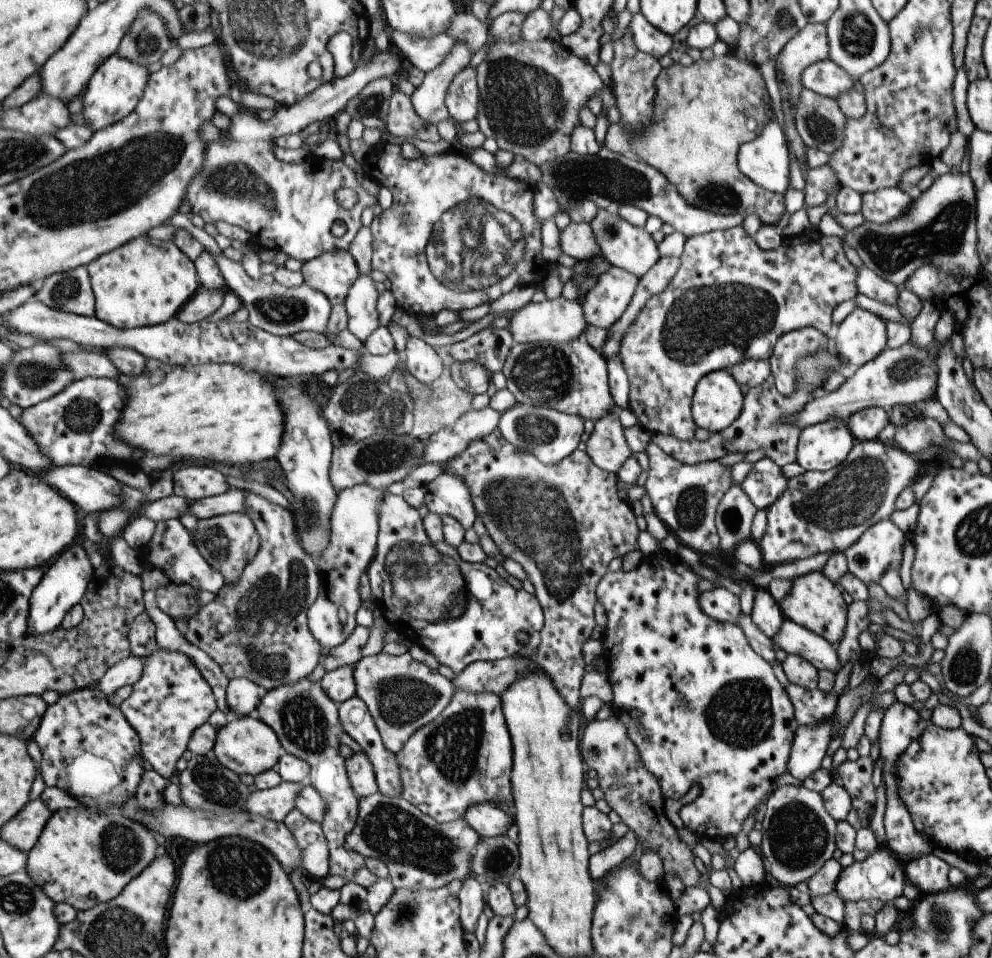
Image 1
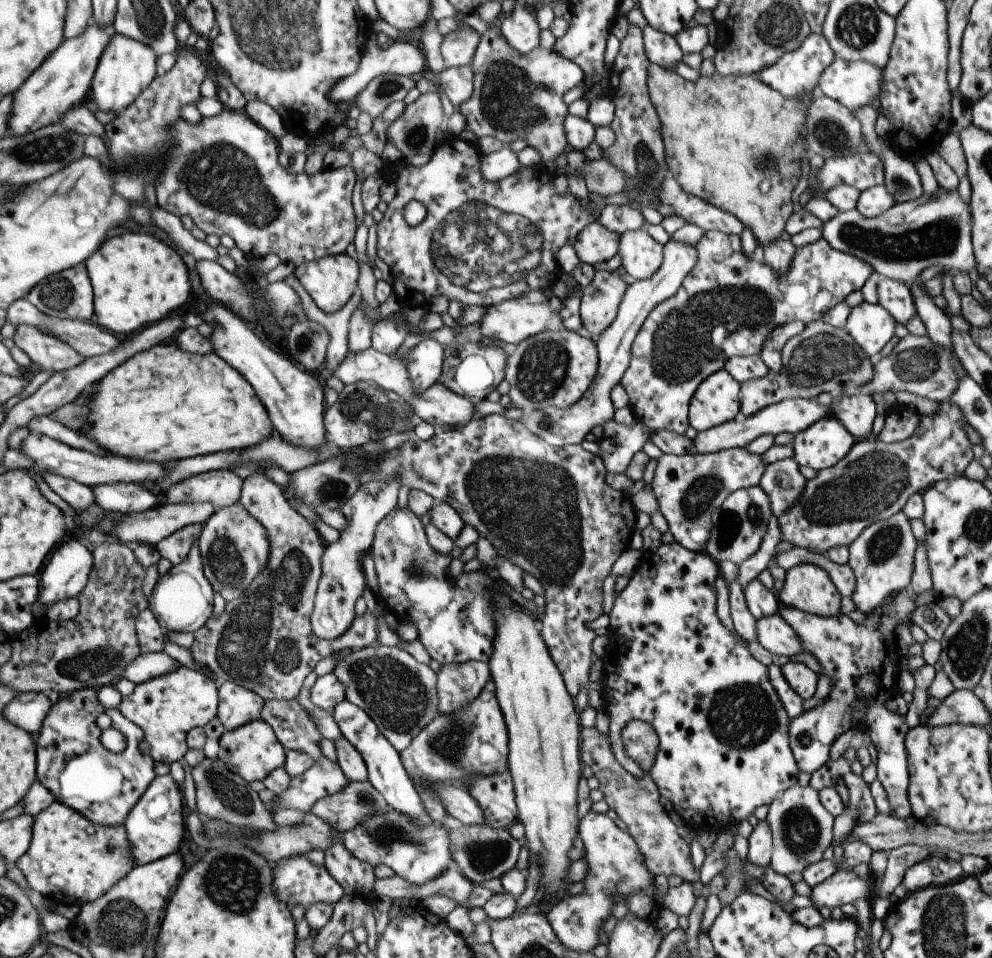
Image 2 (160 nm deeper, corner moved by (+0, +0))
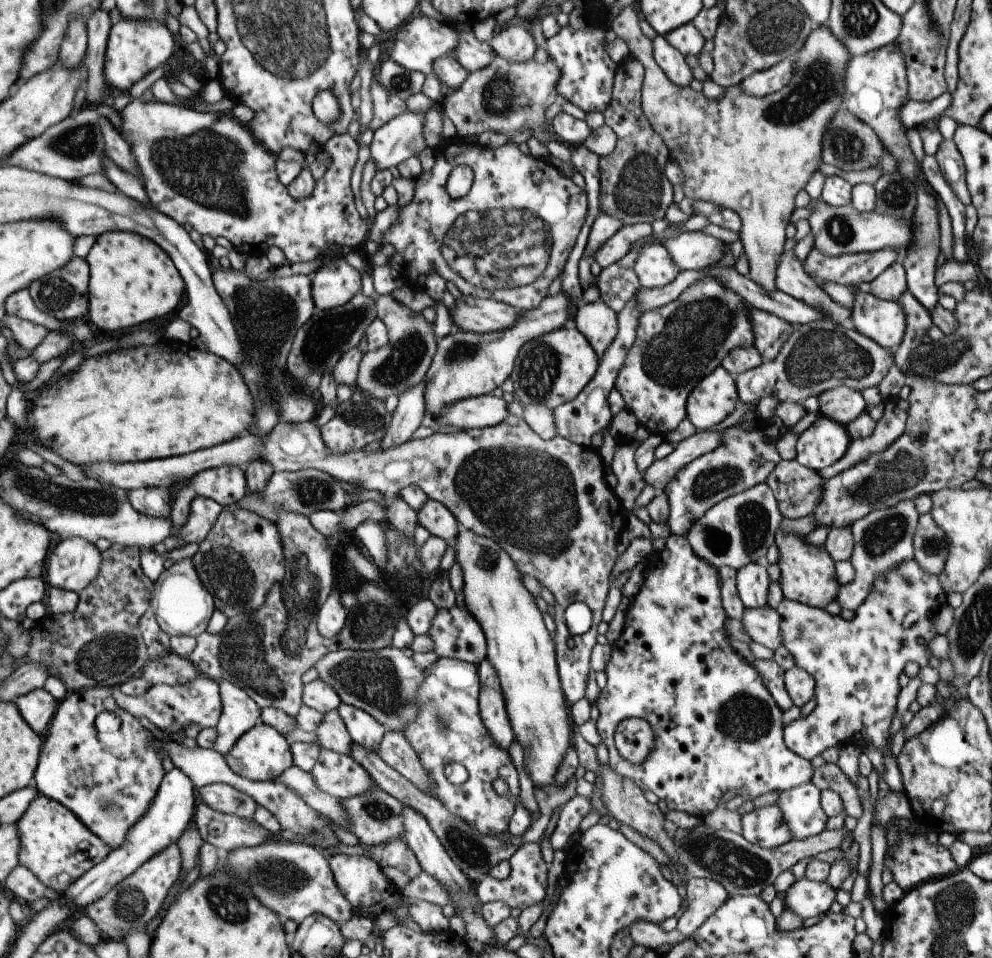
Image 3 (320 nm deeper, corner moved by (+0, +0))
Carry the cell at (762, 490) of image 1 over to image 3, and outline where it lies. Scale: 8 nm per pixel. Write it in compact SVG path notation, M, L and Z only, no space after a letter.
M781 459L764 483L771 489L783 518L798 519L814 512L824 482L818 471L801 466L795 459Z

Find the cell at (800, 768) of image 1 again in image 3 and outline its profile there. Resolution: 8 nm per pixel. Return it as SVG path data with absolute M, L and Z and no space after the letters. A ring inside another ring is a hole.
M910 559L893 565L872 580L872 588L865 600L854 610L851 620L843 620L839 615L828 614L824 609L783 598L776 607L779 617L778 630L782 645L793 659L794 666L803 669L814 680L815 706L804 719L795 719L782 730L784 745L797 756L810 761L825 748L845 743L849 736L849 726L855 726L853 732L864 733L875 749L883 753L884 782L889 791L903 792L900 772L895 759L890 755L890 741L887 741L891 718L896 712L897 695L900 688L897 676L901 674L907 662L915 662L919 667L927 665L932 654L927 644L938 632L934 616L941 606L946 604L946 592L939 584L938 576L925 572L916 560ZM915 612L915 620L905 622L905 614Z

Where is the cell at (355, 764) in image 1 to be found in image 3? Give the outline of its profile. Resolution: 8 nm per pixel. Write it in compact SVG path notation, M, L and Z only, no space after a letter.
M337 709L325 711L313 732L321 748L350 756L352 740Z

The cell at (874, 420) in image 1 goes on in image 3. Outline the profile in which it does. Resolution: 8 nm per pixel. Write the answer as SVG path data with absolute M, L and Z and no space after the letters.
M846 386L830 388L816 397L818 414L843 426L866 410L861 393Z

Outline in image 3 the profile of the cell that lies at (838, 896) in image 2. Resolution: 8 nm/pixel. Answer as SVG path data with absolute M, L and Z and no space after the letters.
M805 877L794 882L784 891L785 909L789 909L800 919L825 914L835 893L825 882L810 881Z

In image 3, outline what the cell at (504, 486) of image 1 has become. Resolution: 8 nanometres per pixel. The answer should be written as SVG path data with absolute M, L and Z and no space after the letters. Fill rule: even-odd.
M508 414L492 427L465 429L448 434L419 433L409 441L384 451L359 450L339 454L333 453L324 445L311 420L300 423L278 422L270 434L264 437L252 435L245 430L243 434L227 442L178 457L132 463L93 463L80 468L88 479L129 491L143 487L167 489L175 481L189 480L202 470L221 465L237 465L244 472L246 464L253 459L267 461L272 466L273 473L299 469L320 470L352 486L378 490L384 495L387 504L391 503L404 486L417 485L429 499L443 504L461 528L494 540L511 557L522 575L537 579L554 596L553 620L556 628L552 641L561 690L568 706L583 699L590 668L590 650L596 643L596 626L600 622L605 596L611 587L610 572L618 557L615 546L625 528L624 521L629 513L605 482L605 465L594 448L579 446L557 434L549 440L543 440L521 417ZM575 601L586 604L592 616L591 628L580 635L572 635L563 620L565 608Z

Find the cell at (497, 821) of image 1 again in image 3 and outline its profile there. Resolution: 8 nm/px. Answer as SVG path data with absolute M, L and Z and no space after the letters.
M385 729L376 753L383 762L411 782L415 788L431 795L428 792L431 782L427 771L421 766L415 751L401 733Z

